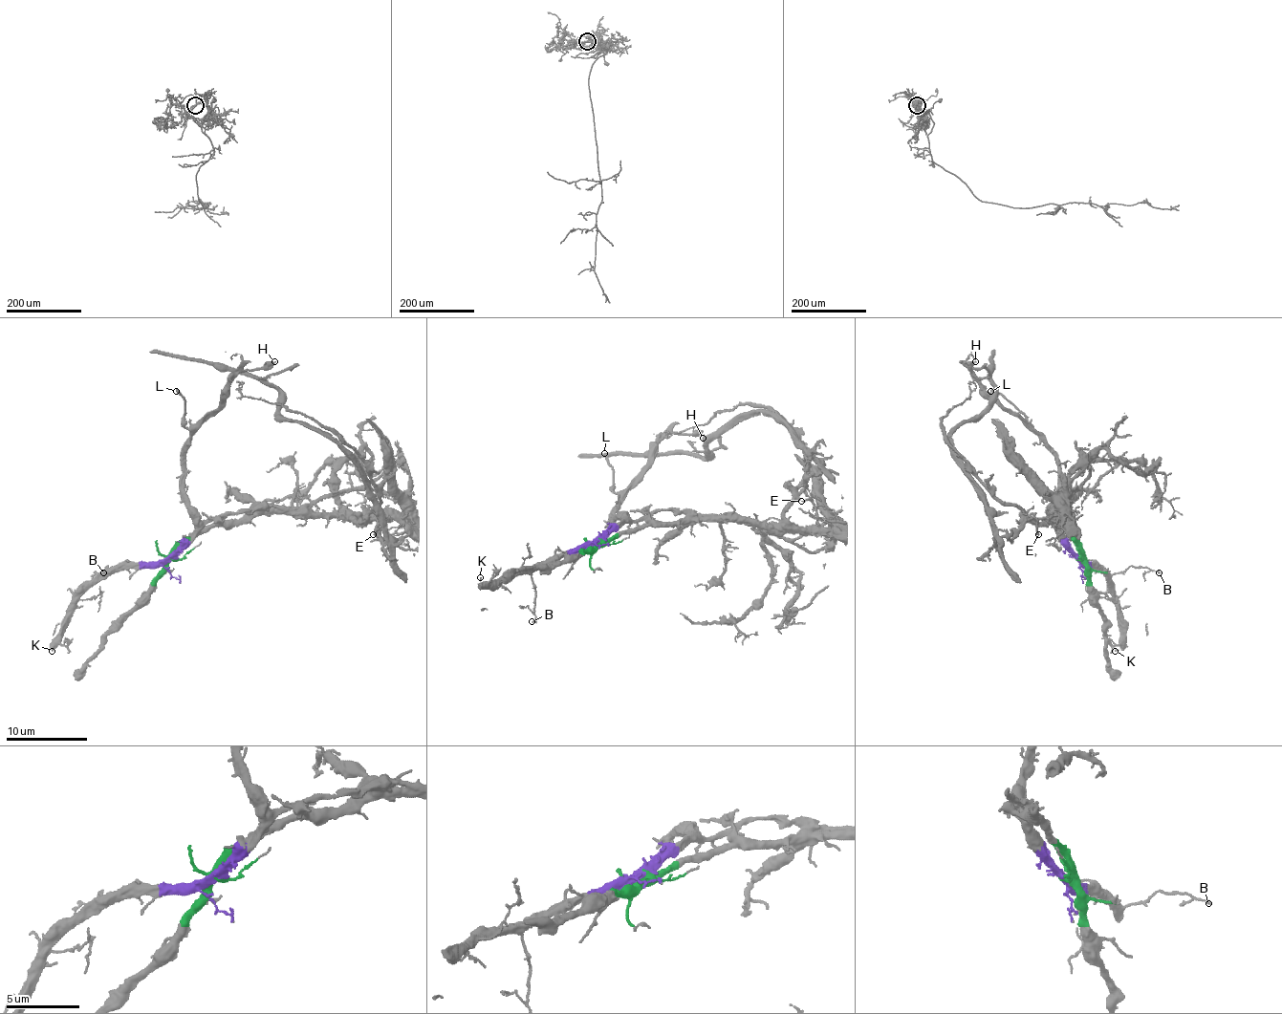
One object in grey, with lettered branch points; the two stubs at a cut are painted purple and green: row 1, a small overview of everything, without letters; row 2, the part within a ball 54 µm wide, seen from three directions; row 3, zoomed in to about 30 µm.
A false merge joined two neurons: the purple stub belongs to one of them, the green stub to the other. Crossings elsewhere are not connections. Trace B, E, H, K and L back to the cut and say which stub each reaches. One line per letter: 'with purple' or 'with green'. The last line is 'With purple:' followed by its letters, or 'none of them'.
B: with purple
E: with green
H: with purple
K: with purple
L: with purple
With purple: B, H, K, L

